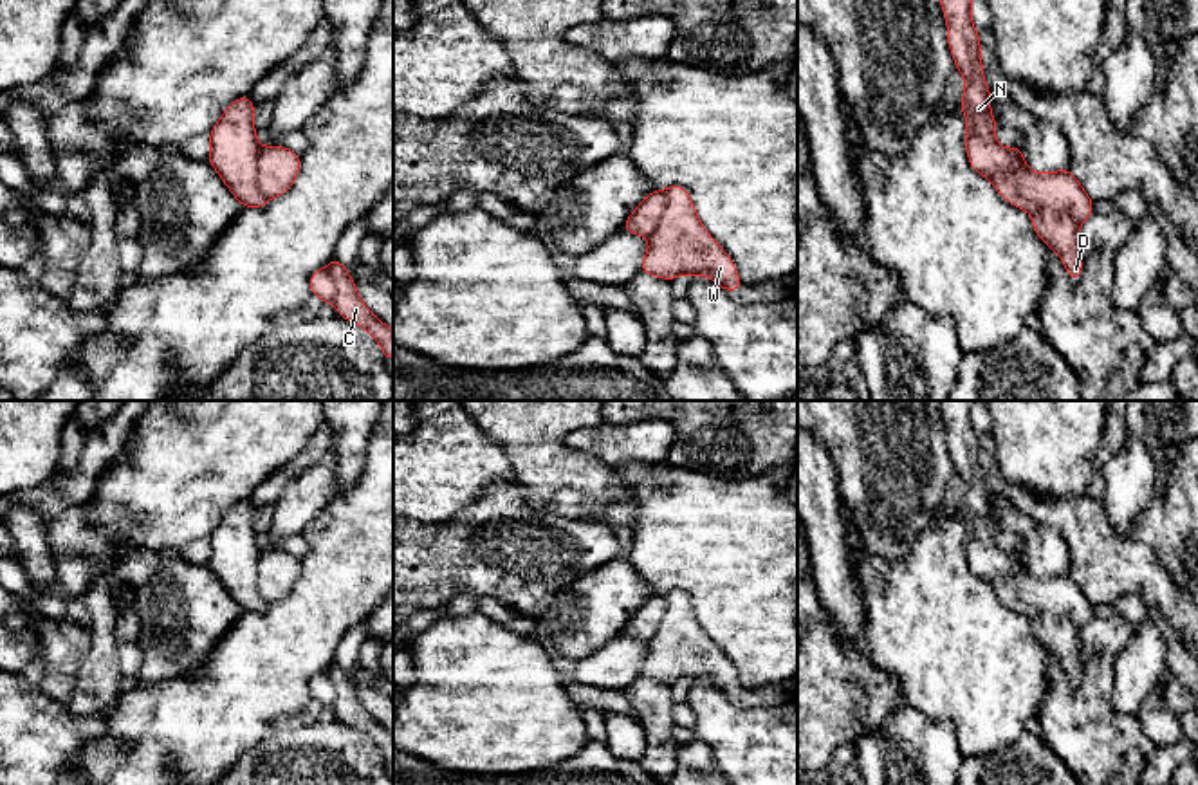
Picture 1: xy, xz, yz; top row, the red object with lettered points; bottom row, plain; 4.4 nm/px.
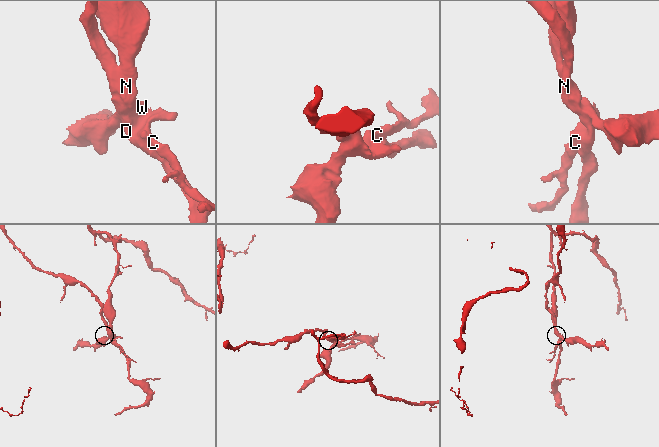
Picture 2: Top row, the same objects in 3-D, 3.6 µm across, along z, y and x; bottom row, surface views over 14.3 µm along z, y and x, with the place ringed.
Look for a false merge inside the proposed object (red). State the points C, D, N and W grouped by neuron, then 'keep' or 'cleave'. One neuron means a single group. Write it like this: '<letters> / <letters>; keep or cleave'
C N W / D; cleave

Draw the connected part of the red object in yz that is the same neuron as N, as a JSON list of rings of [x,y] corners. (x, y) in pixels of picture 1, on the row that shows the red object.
[[[940,0],[947,22],[947,45],[956,70],[967,79],[960,101],[967,121],[965,150],[974,171],[991,182],[1000,173],[1009,173],[1032,209],[1061,211],[1081,226],[1093,213],[1088,197],[1070,168],[1052,173],[1032,171],[1012,150],[996,143],[996,119],[991,112],[991,88],[983,79],[981,45],[971,18],[972,0]]]

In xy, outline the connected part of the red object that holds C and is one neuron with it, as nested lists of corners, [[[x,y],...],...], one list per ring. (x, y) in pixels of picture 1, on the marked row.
[[[336,256],[327,269],[336,283],[334,305],[337,314],[368,330],[382,348],[384,359],[393,359],[393,330],[359,300],[357,283],[352,282],[350,272]]]

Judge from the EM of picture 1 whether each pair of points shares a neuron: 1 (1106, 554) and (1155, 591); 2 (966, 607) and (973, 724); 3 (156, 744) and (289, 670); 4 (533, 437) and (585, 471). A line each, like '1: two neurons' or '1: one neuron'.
1: one neuron
2: one neuron
3: one neuron
4: one neuron

